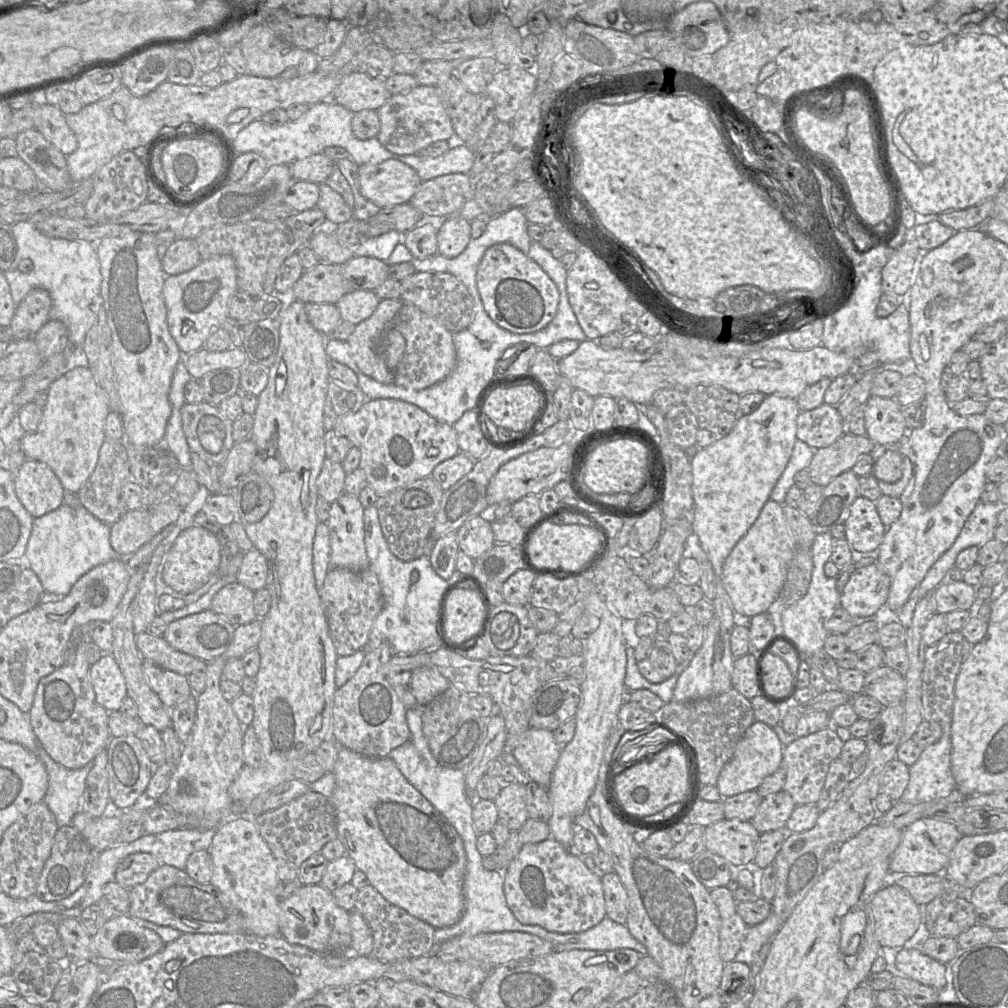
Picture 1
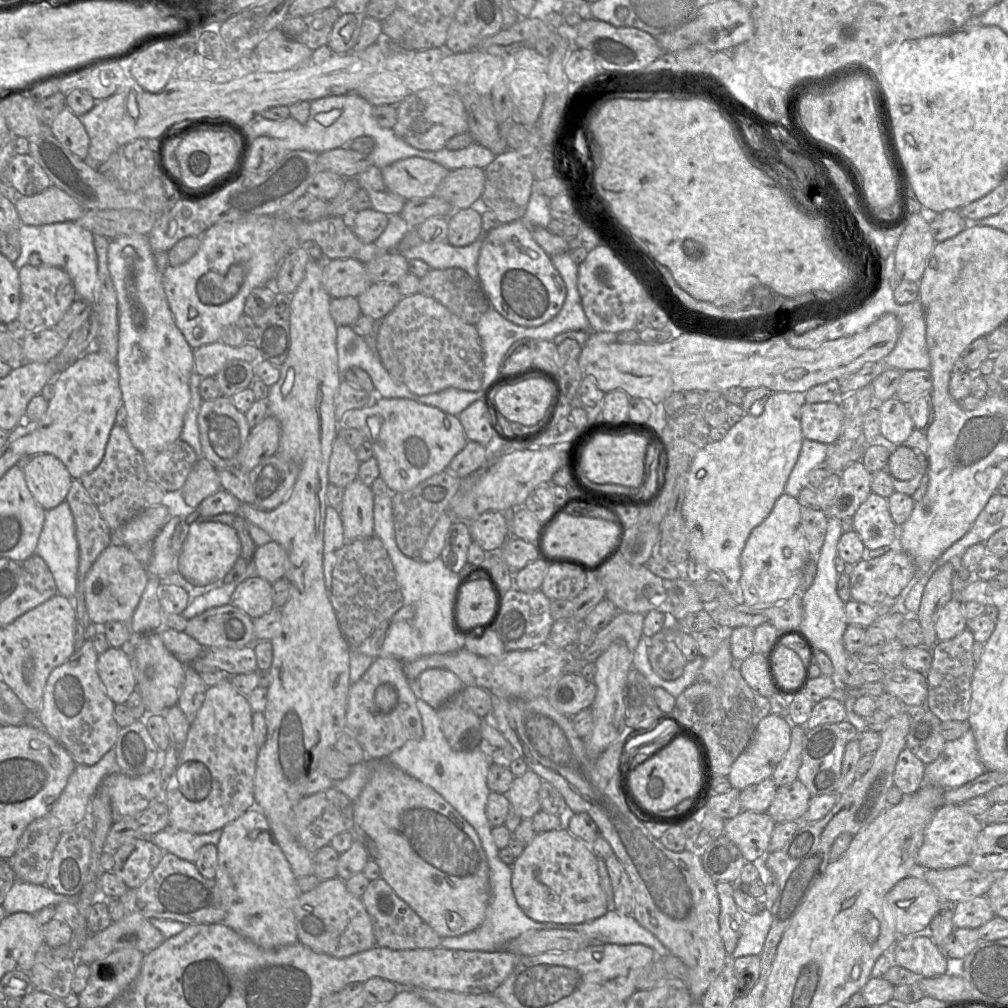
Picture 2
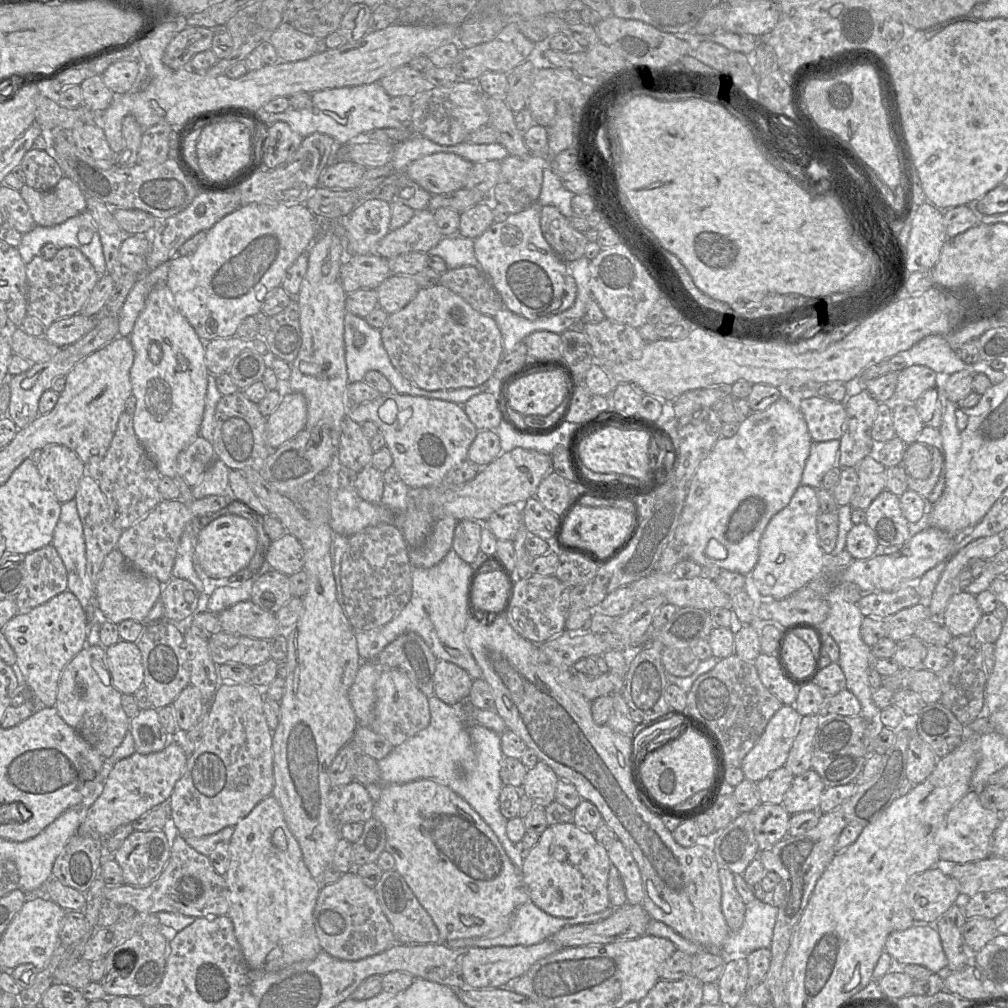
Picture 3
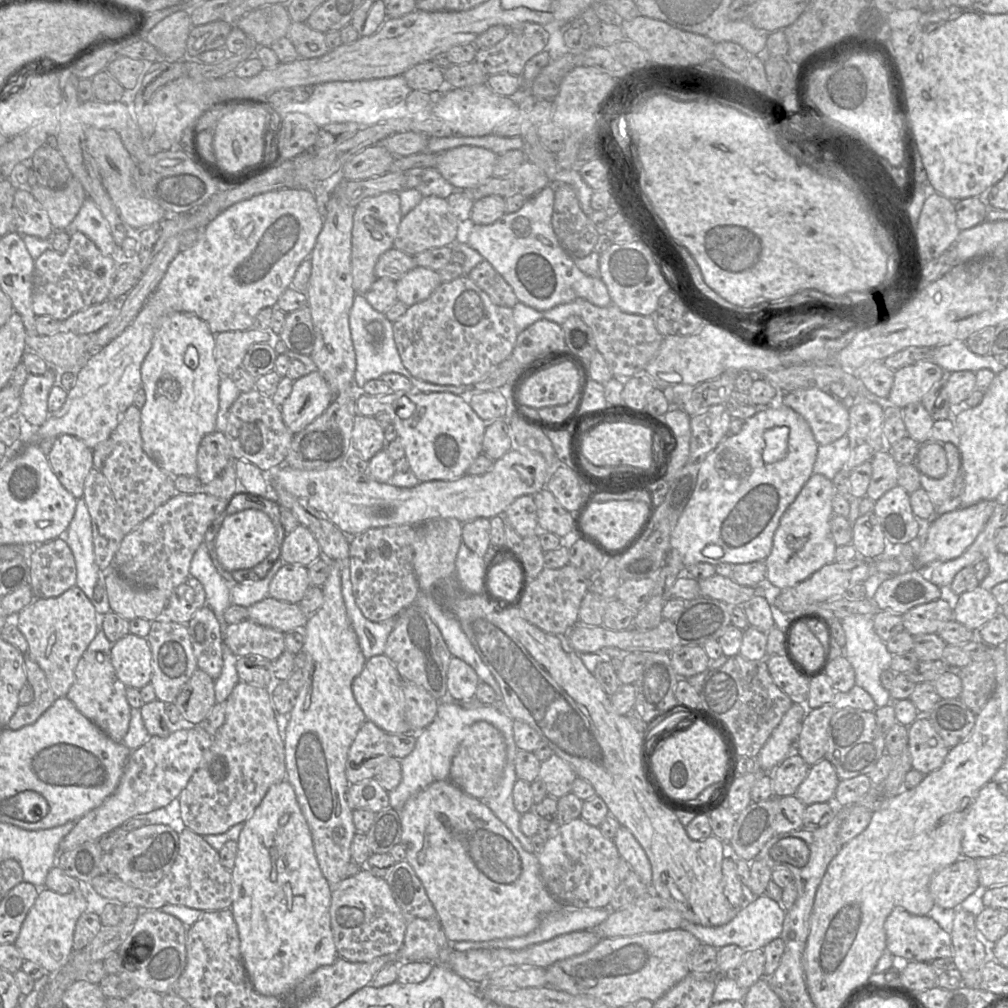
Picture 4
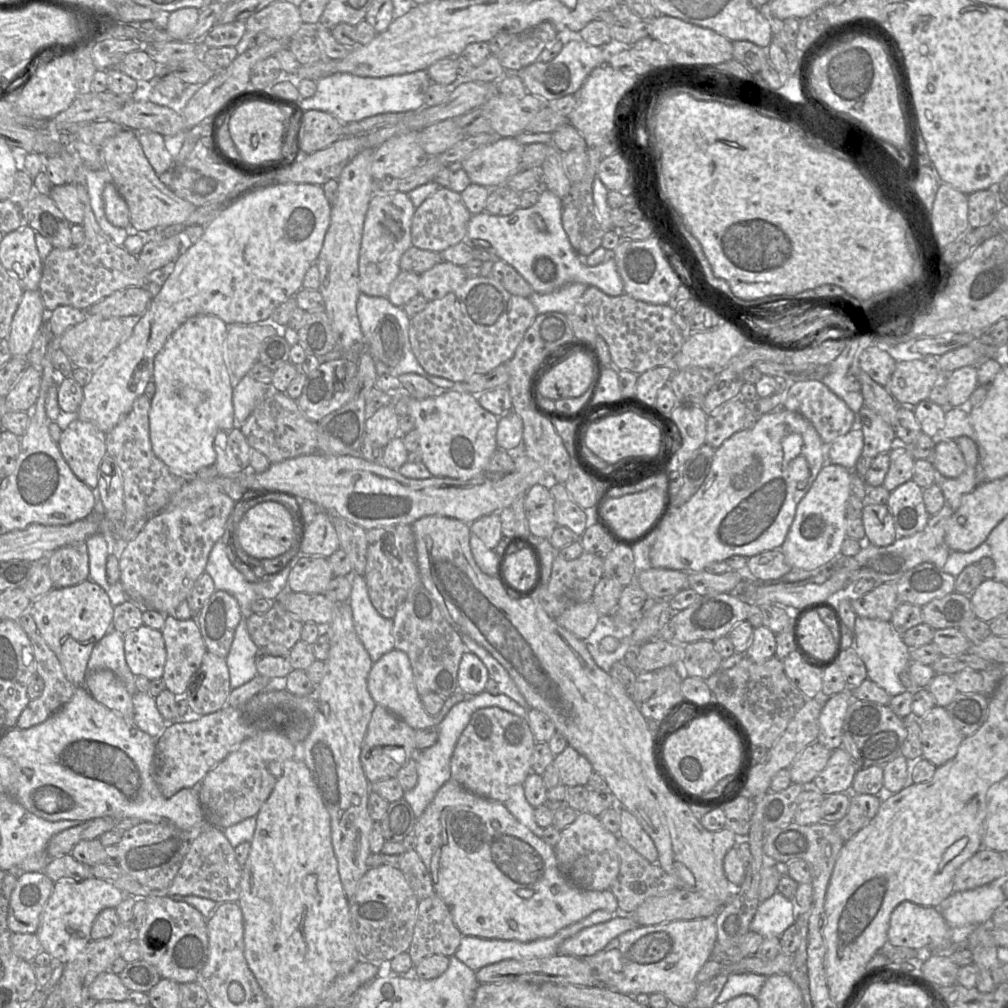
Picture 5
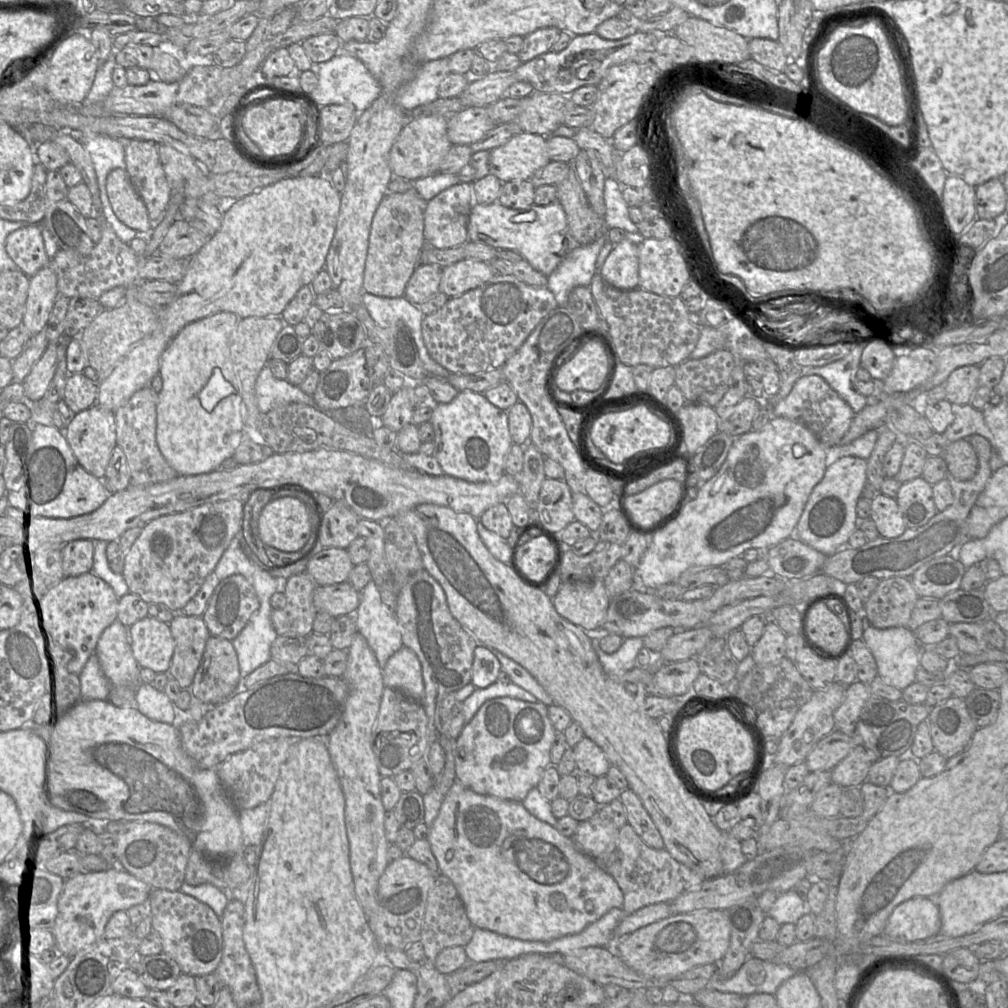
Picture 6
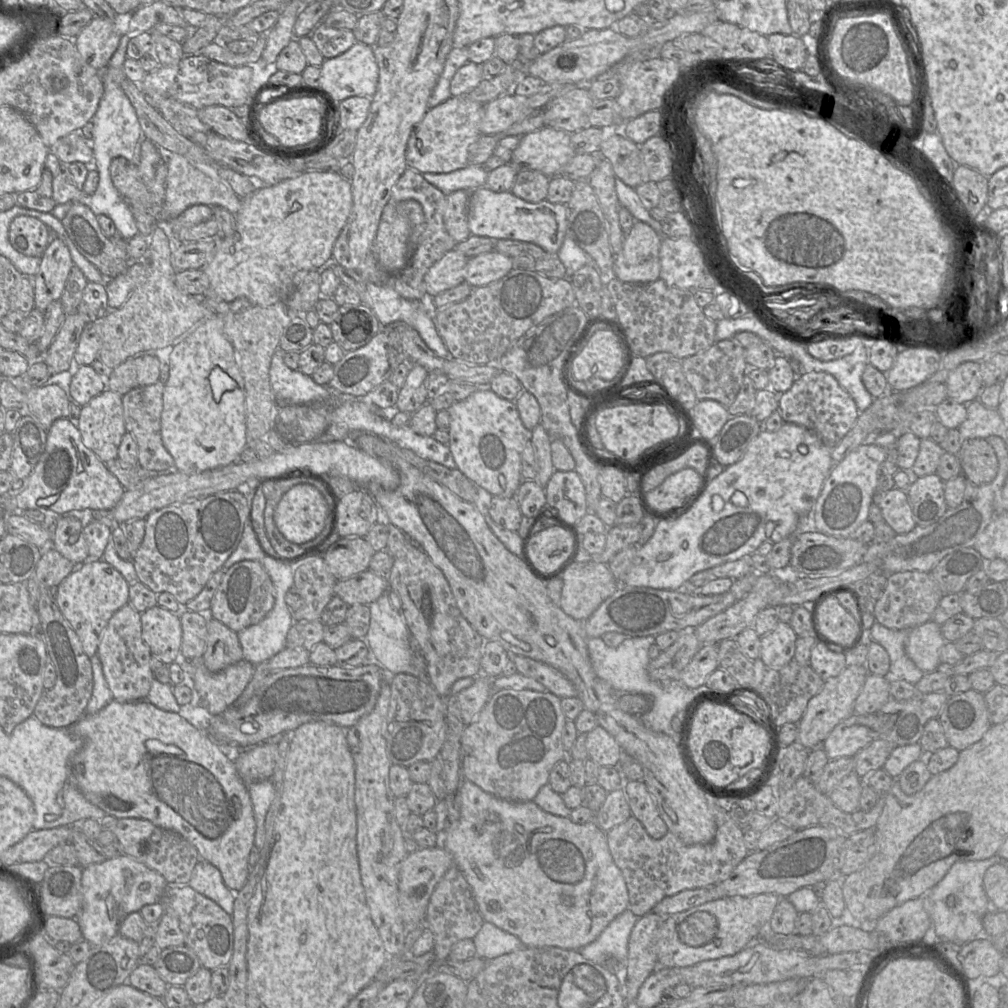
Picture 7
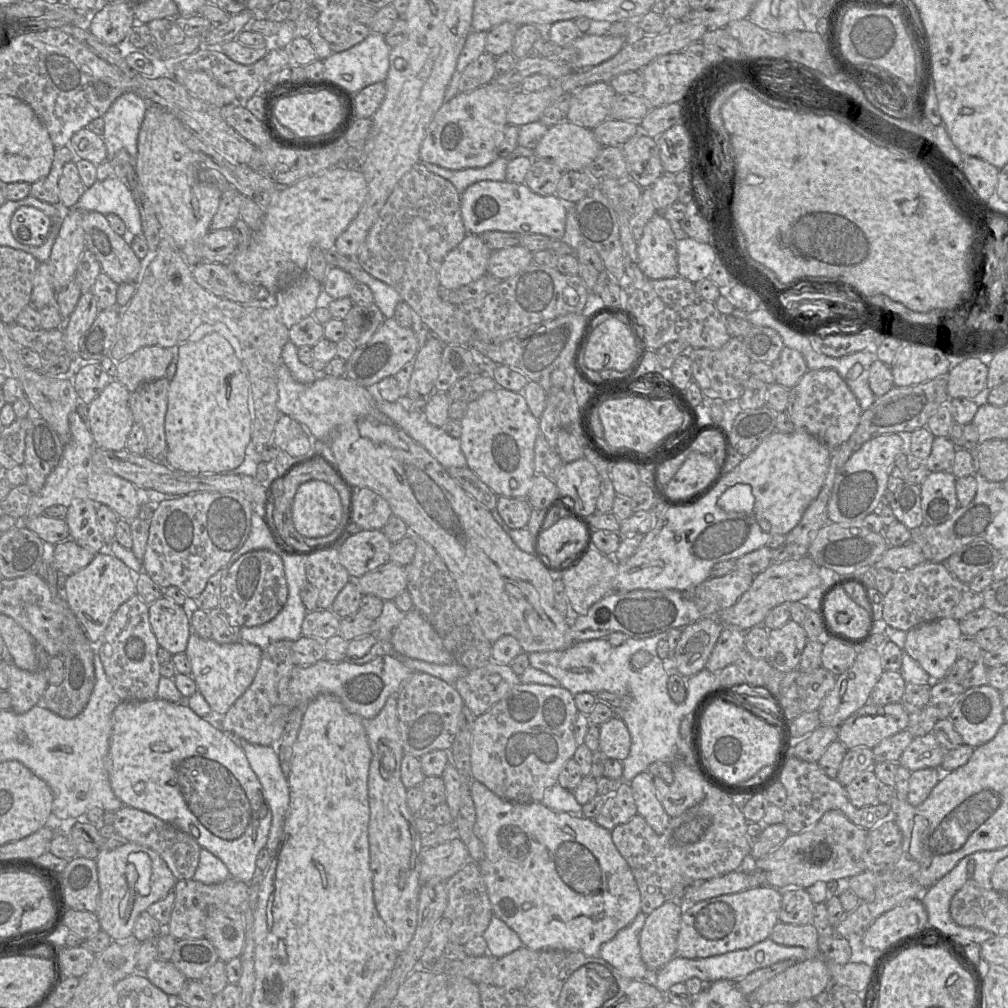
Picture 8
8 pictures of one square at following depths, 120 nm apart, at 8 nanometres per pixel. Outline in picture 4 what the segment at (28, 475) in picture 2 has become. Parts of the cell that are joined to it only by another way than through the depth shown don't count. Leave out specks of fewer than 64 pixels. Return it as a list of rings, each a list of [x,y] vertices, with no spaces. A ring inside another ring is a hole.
[[[64,434],[55,439],[47,458],[63,487],[76,499],[82,498],[85,479],[93,468],[93,450],[75,436]]]

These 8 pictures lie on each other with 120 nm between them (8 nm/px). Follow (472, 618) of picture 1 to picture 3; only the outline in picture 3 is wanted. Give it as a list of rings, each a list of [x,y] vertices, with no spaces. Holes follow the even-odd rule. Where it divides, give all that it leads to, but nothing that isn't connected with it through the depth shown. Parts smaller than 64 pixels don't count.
[[[498,569],[474,577],[469,596],[470,610],[475,614],[496,614],[505,603],[509,578]]]

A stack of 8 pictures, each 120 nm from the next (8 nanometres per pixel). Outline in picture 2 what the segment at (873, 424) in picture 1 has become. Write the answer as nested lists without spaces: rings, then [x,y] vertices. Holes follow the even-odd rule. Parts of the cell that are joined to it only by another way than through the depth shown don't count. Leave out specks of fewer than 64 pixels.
[[[896,396],[877,404],[881,435],[893,445],[902,445],[914,430],[907,405]]]

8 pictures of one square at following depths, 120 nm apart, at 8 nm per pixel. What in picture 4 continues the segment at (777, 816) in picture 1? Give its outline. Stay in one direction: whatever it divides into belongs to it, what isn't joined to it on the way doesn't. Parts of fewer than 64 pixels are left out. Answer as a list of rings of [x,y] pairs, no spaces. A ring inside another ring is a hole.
[[[823,758],[810,767],[794,796],[806,806],[829,802],[833,800],[839,782],[834,766]]]

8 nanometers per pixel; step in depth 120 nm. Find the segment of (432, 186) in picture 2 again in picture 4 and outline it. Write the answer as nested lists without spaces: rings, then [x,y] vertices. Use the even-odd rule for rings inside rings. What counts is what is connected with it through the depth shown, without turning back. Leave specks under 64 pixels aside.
[[[462,146],[438,153],[435,169],[457,190],[472,189],[493,176],[497,158],[488,149]]]

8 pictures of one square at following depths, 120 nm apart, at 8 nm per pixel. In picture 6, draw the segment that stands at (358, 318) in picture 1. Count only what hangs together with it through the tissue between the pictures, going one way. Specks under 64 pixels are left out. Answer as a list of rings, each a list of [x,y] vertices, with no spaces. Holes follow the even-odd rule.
[[[463,259],[443,268],[439,292],[449,298],[477,288],[497,275],[494,268],[481,260]]]

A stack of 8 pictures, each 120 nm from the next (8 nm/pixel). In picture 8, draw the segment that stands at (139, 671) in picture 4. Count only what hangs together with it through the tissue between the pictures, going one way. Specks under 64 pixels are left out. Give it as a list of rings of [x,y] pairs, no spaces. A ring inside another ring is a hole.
[[[163,595],[149,605],[149,622],[159,647],[172,655],[185,653],[191,626],[181,605]]]

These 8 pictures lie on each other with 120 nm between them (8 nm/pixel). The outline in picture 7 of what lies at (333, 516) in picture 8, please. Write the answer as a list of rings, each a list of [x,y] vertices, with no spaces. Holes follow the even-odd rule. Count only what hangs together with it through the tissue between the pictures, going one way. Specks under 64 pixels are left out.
[[[302,483],[282,496],[274,512],[274,521],[286,540],[302,545],[323,531],[327,516],[323,494],[313,485]]]

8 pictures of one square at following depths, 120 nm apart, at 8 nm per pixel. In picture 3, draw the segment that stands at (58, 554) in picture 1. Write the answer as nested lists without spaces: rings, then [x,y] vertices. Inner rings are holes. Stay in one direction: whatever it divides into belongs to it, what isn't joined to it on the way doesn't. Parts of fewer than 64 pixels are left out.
[[[75,500],[61,504],[58,523],[54,529],[51,545],[61,557],[67,571],[67,591],[73,593],[79,600],[88,622],[102,622],[98,601],[95,595],[94,583],[86,570],[86,547],[83,535],[83,526],[78,514]]]

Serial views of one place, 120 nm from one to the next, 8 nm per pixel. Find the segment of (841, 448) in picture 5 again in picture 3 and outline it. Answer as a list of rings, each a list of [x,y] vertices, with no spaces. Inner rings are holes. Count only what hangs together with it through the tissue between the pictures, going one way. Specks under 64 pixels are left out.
[[[840,440],[813,442],[802,474],[801,485],[821,488],[825,473],[837,466]]]

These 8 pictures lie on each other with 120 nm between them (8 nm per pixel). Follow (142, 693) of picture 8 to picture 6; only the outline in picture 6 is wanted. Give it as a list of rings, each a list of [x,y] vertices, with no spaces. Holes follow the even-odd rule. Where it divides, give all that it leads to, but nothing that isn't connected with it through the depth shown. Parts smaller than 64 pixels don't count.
[[[118,619],[107,627],[98,640],[95,653],[98,655],[101,669],[110,683],[111,691],[108,700],[117,707],[136,708],[136,693],[144,684],[140,678],[138,662],[134,658],[128,627],[124,626]]]

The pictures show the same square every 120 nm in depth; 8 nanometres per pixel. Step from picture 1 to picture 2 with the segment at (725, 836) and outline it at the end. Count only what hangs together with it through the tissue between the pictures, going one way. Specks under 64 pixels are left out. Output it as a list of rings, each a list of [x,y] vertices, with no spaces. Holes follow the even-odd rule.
[[[742,811],[725,820],[723,835],[733,842],[747,862],[768,852],[776,823],[767,812]]]

